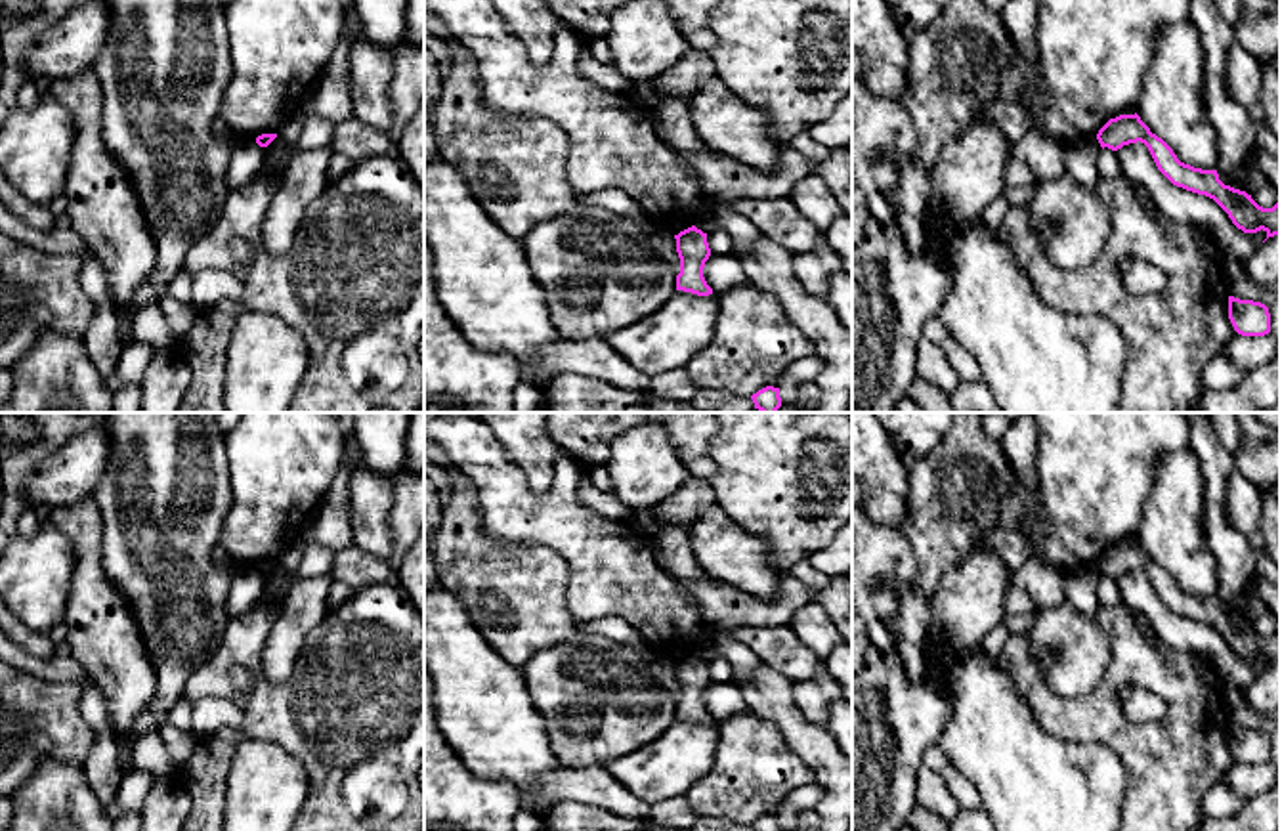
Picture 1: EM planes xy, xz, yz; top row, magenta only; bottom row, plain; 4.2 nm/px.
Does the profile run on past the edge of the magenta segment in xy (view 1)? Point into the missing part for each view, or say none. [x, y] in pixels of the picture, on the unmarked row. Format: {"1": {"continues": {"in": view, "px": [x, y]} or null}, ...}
{"1": {"continues": null}}

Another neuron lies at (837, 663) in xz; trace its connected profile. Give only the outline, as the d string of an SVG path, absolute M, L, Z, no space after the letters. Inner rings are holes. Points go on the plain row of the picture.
M841 644L823 659L825 671L839 682L843 697L852 703L852 646Z

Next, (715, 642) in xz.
M709 629L699 642L695 655L703 661L722 655L739 674L747 678L751 672L762 667L762 661L753 653L753 650L730 636L728 630Z

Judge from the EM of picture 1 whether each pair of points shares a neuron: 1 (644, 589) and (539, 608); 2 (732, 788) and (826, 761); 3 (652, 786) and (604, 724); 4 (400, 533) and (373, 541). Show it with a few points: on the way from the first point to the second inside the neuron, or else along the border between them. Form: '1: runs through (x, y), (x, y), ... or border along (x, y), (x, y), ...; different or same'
1: border along (564, 558), (568, 568), (568, 612), (583, 625); different
2: border along (780, 732), (786, 744), (810, 768), (816, 782); different
3: border along (665, 728), (660, 736), (612, 759), (604, 767); different
4: border along (394, 493), (388, 518), (390, 553), (384, 558); different

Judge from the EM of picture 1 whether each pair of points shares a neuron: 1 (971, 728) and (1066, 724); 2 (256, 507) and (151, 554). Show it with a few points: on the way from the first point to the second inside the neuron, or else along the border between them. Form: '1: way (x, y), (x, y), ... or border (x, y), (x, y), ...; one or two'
1: border (1015, 688), (1045, 730), (1082, 744); two
2: border (232, 478), (232, 509), (224, 518), (218, 545); two

